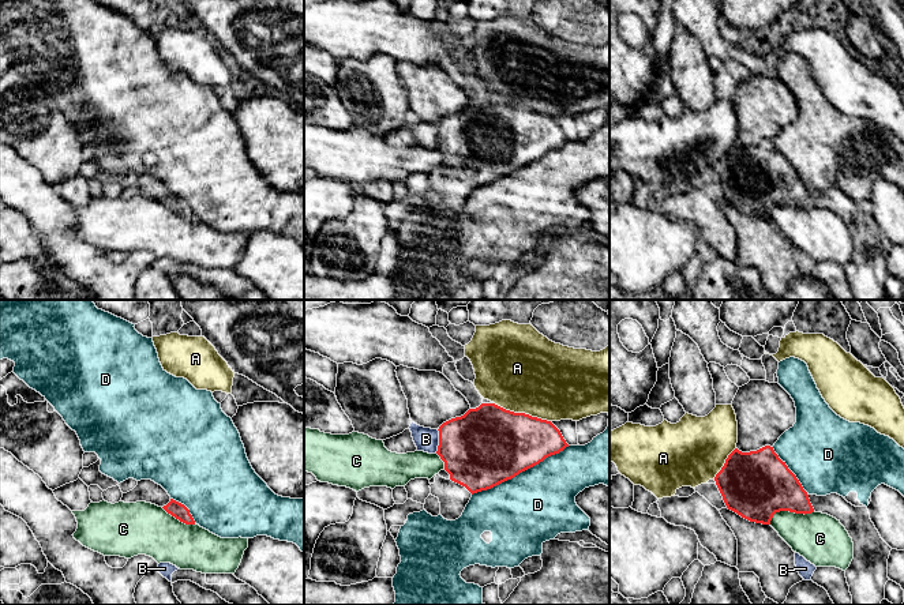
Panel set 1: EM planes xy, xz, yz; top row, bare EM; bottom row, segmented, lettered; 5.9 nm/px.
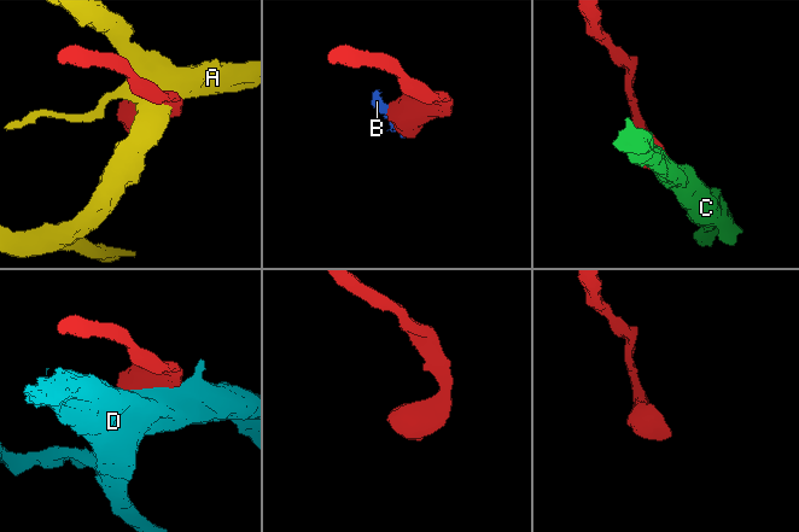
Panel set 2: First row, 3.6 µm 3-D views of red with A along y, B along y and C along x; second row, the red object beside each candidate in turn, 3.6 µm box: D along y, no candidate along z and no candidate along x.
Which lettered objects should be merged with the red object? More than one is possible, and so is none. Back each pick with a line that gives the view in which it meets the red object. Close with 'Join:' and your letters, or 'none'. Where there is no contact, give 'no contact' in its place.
Join: none

